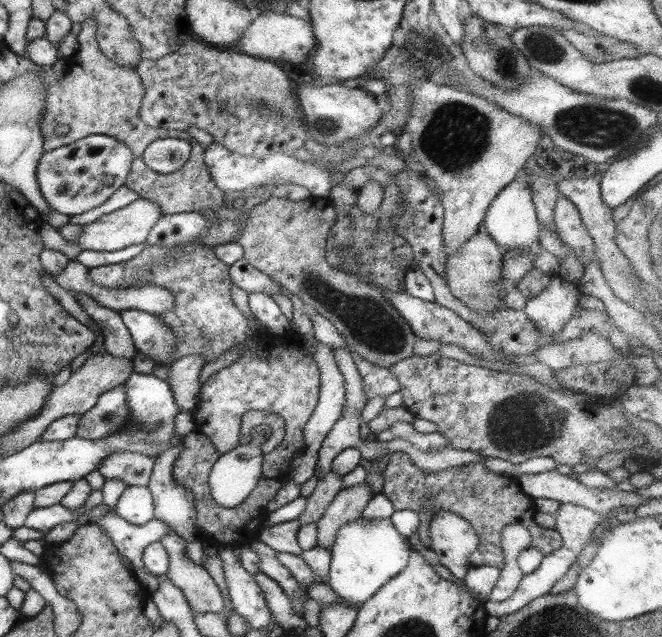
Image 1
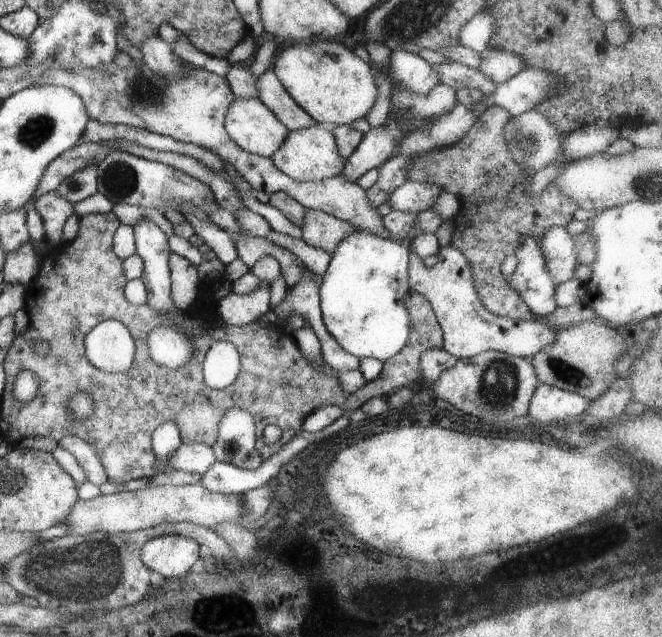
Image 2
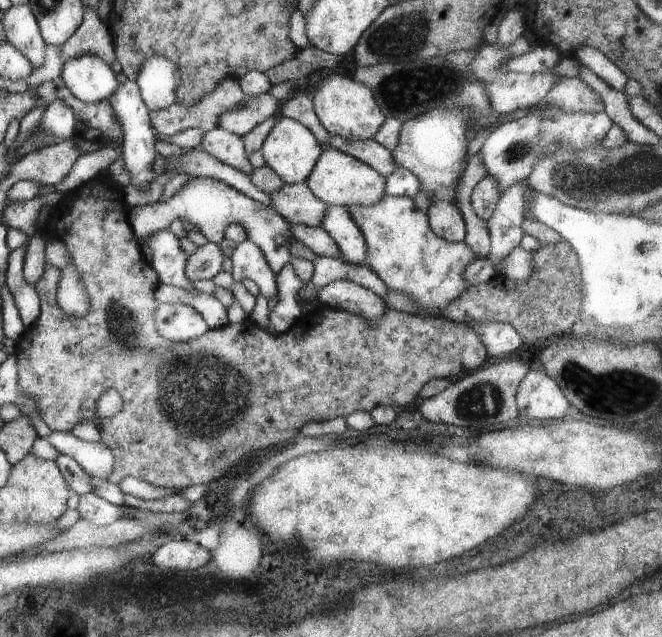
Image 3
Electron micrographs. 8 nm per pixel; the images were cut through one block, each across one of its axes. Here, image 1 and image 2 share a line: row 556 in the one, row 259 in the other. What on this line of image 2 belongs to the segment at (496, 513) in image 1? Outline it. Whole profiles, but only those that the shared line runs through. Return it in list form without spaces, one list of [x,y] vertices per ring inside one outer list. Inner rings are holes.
[[[491,105],[487,107],[481,115],[475,119],[475,122],[471,125],[471,128],[465,133],[465,136],[458,140],[455,144],[451,146],[442,146],[442,147],[433,147],[431,150],[424,152],[423,154],[418,154],[416,157],[412,158],[412,165],[410,169],[406,172],[407,181],[417,181],[424,183],[431,183],[437,185],[441,188],[442,192],[456,194],[459,197],[461,206],[458,210],[458,213],[452,218],[454,222],[454,230],[451,235],[451,240],[449,245],[455,247],[457,250],[460,250],[463,253],[463,256],[467,258],[470,262],[474,287],[479,300],[482,302],[483,306],[494,315],[499,315],[501,317],[512,318],[513,320],[518,321],[530,321],[535,318],[534,314],[529,310],[529,307],[521,300],[521,297],[517,294],[515,289],[512,289],[502,277],[500,273],[500,264],[501,261],[510,254],[514,254],[516,246],[518,245],[518,240],[525,235],[531,235],[539,246],[540,238],[543,231],[546,231],[549,227],[563,227],[565,228],[566,224],[572,219],[572,214],[574,210],[579,208],[576,205],[574,199],[565,197],[564,194],[560,193],[560,190],[556,188],[552,183],[548,183],[547,188],[541,192],[538,196],[531,197],[528,193],[529,183],[531,182],[531,177],[533,173],[527,171],[526,169],[521,169],[516,162],[512,161],[512,156],[506,147],[506,139],[503,138],[503,133],[505,133],[506,122],[511,118],[509,112],[501,107]]]

